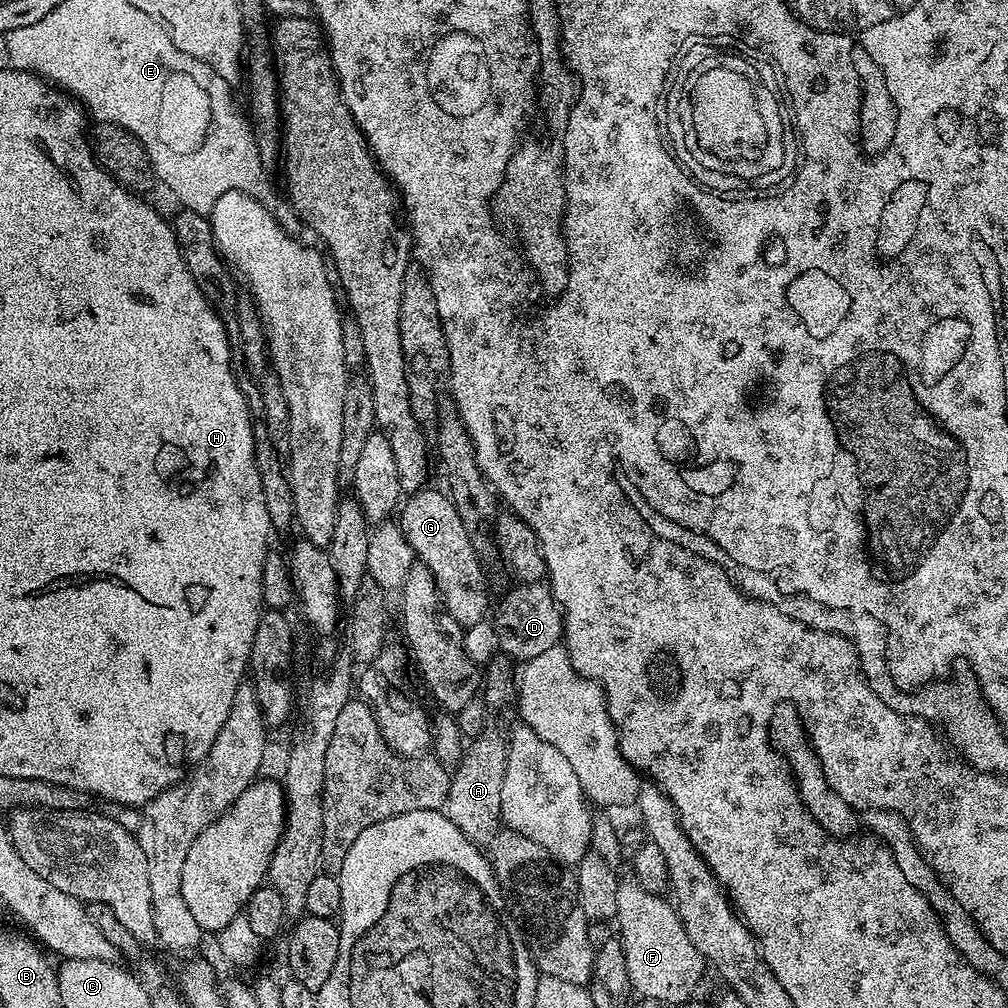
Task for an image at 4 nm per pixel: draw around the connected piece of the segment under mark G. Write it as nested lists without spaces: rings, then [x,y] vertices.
[[[425,486],[403,501],[398,523],[406,534],[406,542],[416,551],[417,561],[430,570],[440,592],[443,611],[465,630],[489,615],[488,588],[484,585],[486,572],[480,567],[474,546],[470,546],[470,538],[466,538],[466,530],[462,530],[462,518],[454,510],[452,497],[432,487]]]

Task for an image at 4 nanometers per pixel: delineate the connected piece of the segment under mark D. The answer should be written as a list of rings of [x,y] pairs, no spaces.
[[[536,581],[532,584],[521,583],[516,587],[518,588],[501,602],[496,616],[494,612],[494,623],[500,652],[509,659],[524,664],[543,651],[559,647],[564,635],[564,615],[559,605],[556,605],[547,583]]]

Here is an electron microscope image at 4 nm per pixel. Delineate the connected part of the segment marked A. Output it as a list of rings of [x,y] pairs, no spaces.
[[[492,726],[485,728],[482,734],[473,737],[467,745],[463,759],[460,760],[451,775],[450,794],[446,794],[446,802],[442,809],[444,816],[450,818],[450,822],[454,822],[454,826],[457,826],[468,840],[481,848],[493,845],[502,830],[500,818],[502,814],[502,782],[506,778],[508,741],[505,733],[495,732],[494,728]]]

